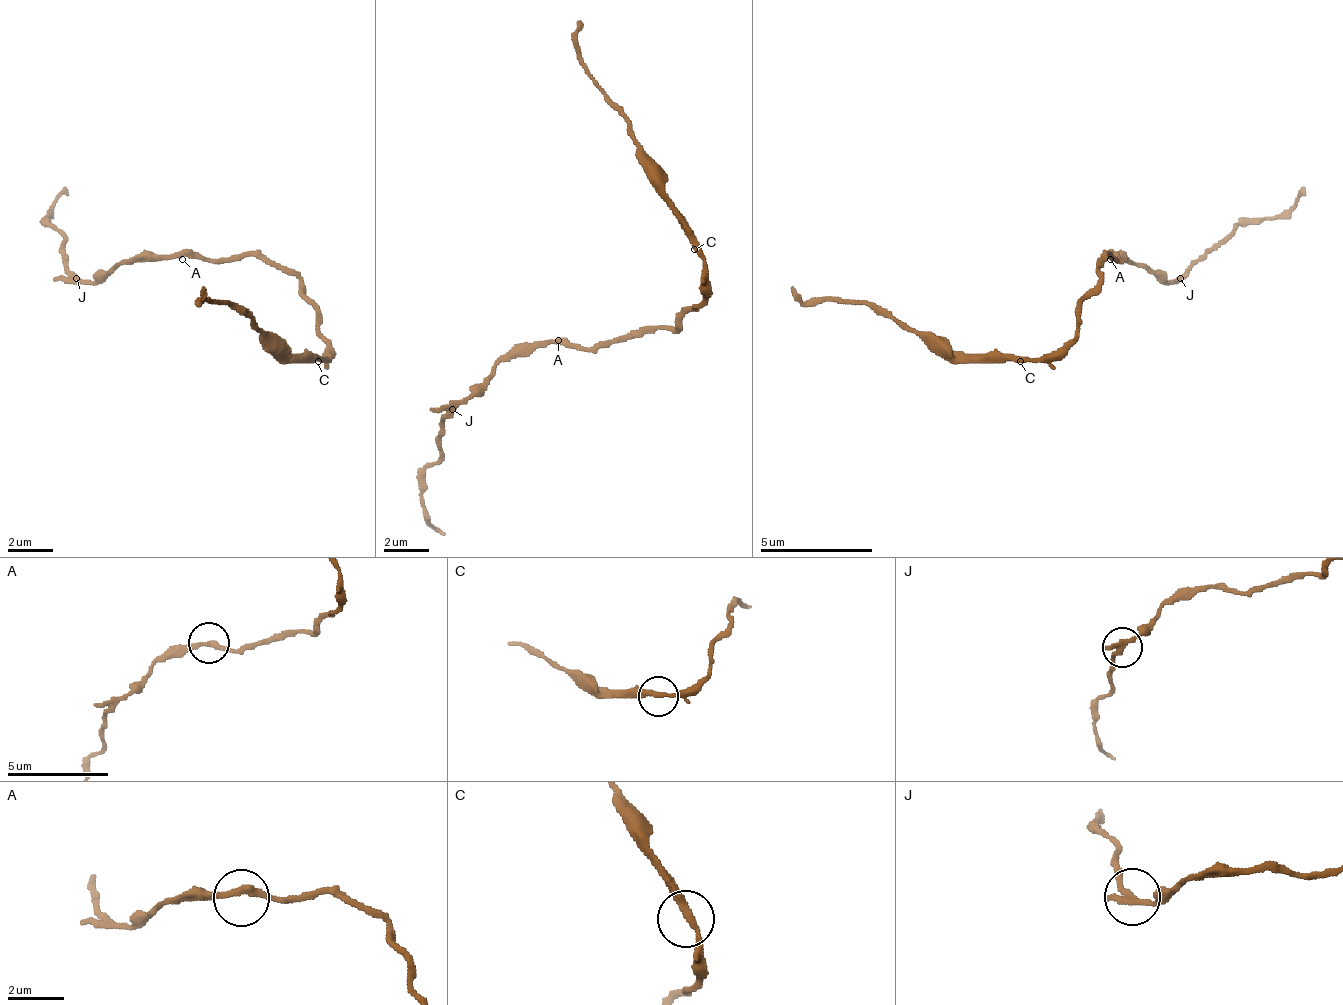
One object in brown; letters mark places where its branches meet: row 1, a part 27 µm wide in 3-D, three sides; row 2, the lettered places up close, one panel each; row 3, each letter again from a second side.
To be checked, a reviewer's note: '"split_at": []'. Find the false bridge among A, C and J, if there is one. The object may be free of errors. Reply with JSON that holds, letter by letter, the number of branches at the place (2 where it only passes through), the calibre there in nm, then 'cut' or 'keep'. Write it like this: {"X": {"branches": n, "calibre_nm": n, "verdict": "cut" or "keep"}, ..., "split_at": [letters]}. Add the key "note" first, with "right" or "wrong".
{"note": "wrong", "A": {"branches": 2, "calibre_nm": 240, "verdict": "keep"}, "C": {"branches": 2, "calibre_nm": 240, "verdict": "keep"}, "J": {"branches": 2, "calibre_nm": 240, "verdict": "cut"}, "split_at": ["J"]}

